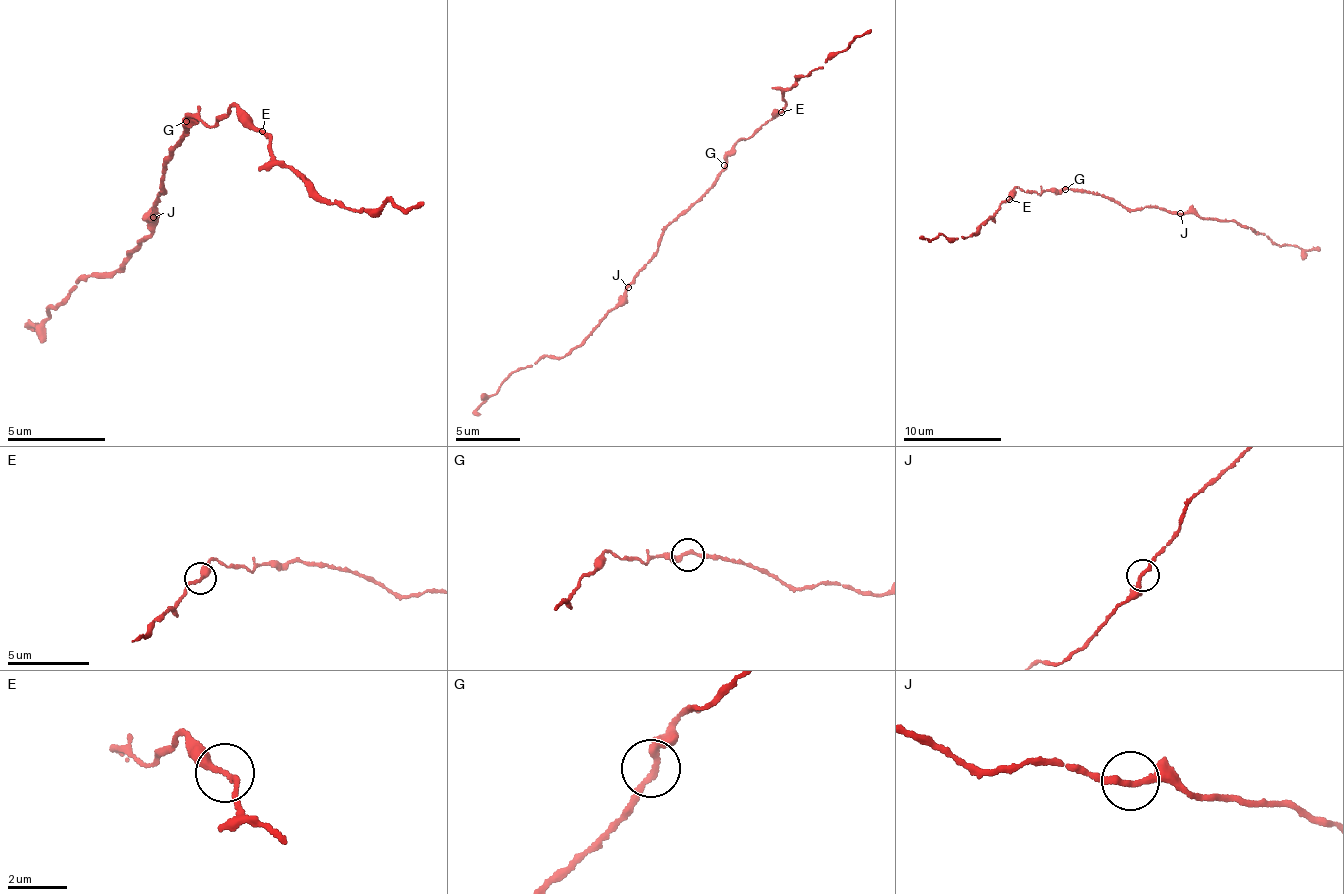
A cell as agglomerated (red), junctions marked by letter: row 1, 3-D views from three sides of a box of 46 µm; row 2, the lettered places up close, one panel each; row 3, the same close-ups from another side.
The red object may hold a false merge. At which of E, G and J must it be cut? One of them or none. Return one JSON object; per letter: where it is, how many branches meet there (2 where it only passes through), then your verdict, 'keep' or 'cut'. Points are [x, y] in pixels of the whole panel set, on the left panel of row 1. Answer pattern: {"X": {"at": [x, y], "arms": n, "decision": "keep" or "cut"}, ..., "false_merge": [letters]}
{"E": {"at": [262, 131], "arms": 2, "decision": "keep"}, "G": {"at": [186, 121], "arms": 2, "decision": "keep"}, "J": {"at": [153, 217], "arms": 2, "decision": "keep"}, "false_merge": []}

